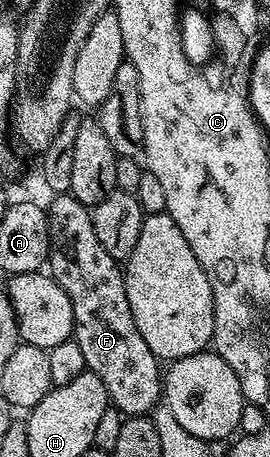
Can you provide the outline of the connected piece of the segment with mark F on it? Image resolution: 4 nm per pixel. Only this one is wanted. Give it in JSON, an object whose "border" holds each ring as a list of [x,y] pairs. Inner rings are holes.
{"border":[[[57,194],[53,201],[47,204],[47,217],[49,219],[49,258],[48,271],[55,282],[63,286],[63,294],[71,298],[73,311],[72,339],[79,342],[79,351],[83,354],[86,369],[97,375],[99,382],[109,395],[109,403],[121,413],[122,417],[149,416],[163,396],[163,372],[155,354],[143,342],[143,334],[139,334],[139,326],[135,326],[135,318],[131,314],[131,306],[127,302],[125,277],[123,268],[118,261],[103,250],[99,238],[95,238],[93,218],[90,209],[80,204],[77,199],[68,194]]]}

